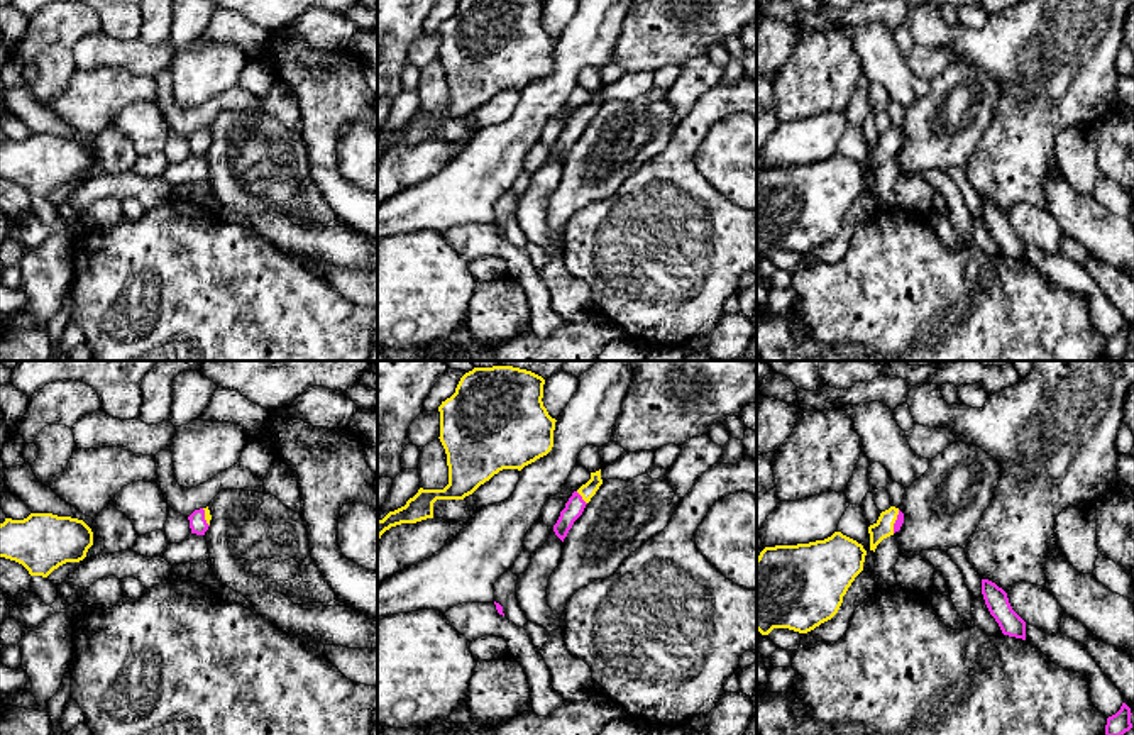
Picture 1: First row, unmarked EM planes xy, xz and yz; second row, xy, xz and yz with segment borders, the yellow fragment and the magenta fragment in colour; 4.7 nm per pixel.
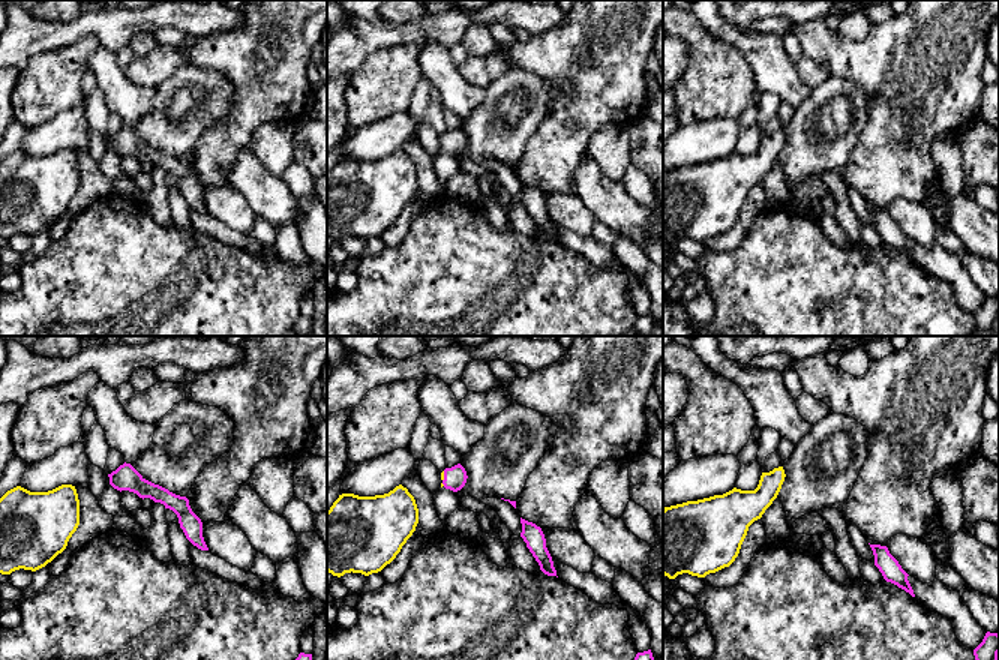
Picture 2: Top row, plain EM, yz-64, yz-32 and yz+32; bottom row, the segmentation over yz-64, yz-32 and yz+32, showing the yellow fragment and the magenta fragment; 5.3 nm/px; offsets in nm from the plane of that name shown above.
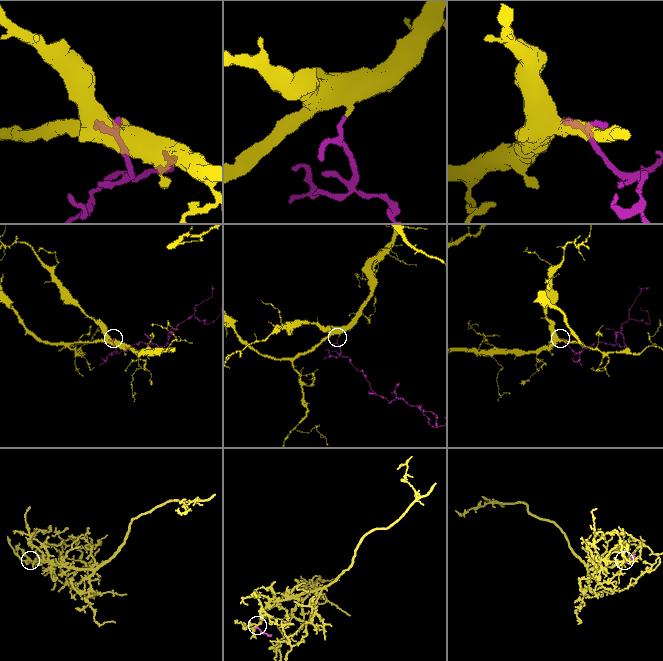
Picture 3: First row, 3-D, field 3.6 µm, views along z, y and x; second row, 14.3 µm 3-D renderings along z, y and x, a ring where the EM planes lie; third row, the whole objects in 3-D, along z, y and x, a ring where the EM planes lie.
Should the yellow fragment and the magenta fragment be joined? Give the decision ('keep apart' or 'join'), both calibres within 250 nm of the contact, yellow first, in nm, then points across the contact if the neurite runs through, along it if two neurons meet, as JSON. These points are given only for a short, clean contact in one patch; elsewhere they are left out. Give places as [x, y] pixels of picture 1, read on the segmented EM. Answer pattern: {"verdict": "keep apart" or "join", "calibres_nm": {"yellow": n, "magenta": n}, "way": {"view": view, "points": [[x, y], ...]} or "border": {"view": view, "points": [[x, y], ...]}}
{"verdict": "join", "calibres_nm": {"yellow": 70, "magenta": 90}, "way": {"view": "xz", "points": [[588, 490], [583, 498], [574, 507]]}}

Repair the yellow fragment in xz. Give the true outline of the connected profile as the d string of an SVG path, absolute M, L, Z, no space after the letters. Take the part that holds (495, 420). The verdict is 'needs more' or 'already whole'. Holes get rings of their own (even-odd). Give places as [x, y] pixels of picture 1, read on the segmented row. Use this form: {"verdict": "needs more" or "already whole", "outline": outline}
{"verdict": "already whole", "outline": "M513 366L474 368L465 373L455 393L442 401L440 442L447 454L449 484L443 489L423 489L405 506L377 520L377 542L391 527L433 518L437 500L464 500L503 469L518 469L547 456L553 447L555 418L543 406L545 379Z"}

